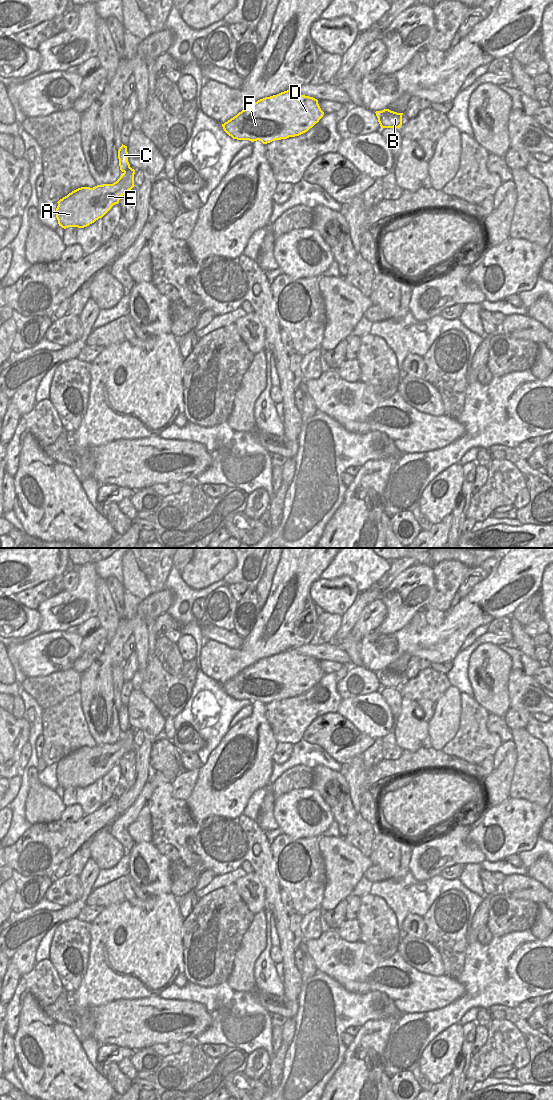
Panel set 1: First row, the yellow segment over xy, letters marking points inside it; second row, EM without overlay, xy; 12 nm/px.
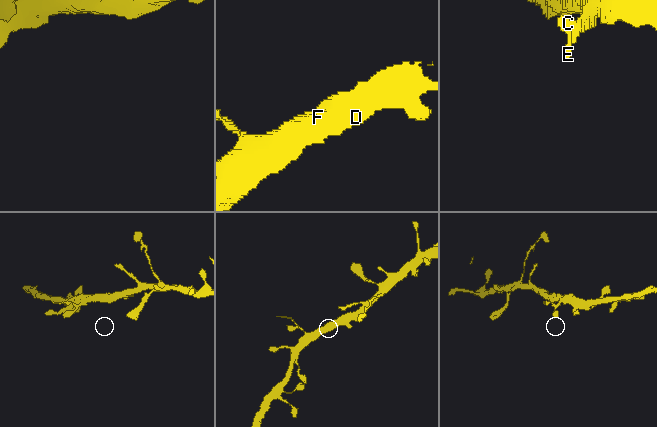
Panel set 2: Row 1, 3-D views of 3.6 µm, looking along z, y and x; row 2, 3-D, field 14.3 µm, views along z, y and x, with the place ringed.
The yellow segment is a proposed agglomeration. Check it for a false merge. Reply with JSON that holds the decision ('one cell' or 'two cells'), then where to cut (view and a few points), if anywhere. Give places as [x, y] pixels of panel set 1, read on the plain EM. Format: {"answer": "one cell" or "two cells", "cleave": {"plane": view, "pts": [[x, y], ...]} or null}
{"answer": "two cells", "cleave": {"plane": "xy", "pts": [[131, 728], [124, 732]]}}

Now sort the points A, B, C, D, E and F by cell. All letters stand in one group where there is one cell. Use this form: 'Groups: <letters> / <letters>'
Groups: A B D E F / C

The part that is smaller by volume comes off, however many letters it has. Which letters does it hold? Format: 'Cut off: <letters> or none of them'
Cut off: C

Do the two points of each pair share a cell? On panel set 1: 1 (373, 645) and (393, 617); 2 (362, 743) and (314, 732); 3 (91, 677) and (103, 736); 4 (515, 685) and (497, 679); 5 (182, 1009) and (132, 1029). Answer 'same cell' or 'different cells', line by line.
1: different cells
2: same cell
3: same cell
4: different cells
5: same cell

